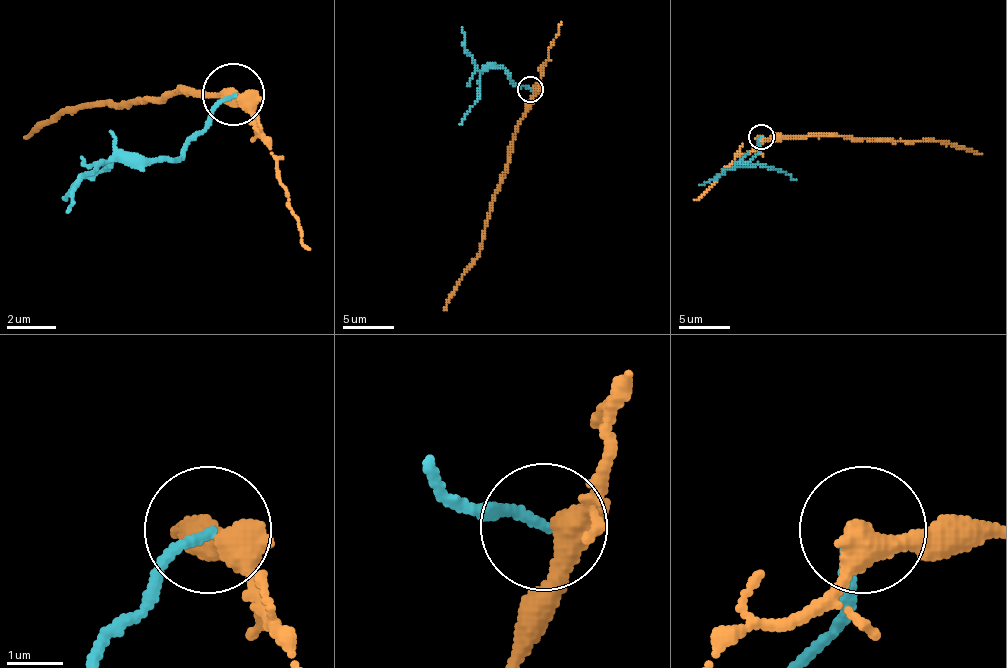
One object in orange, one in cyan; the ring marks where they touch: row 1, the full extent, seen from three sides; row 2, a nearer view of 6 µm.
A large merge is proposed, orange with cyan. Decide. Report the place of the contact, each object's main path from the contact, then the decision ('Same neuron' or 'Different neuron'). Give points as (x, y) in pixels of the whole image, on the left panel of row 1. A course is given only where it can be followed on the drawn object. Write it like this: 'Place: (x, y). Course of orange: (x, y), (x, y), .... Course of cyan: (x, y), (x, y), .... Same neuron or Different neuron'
Place: (233, 94). Course of orange: (235, 98), (204, 92), (111, 105), (74, 105), (24, 136). Course of cyan: (235, 92), (173, 160), (111, 160), (61, 197). Different neuron

